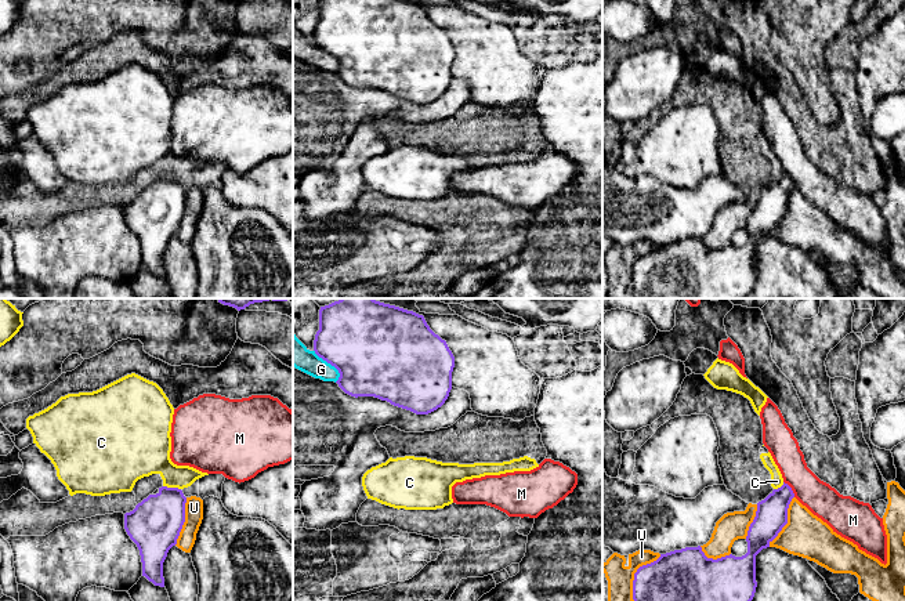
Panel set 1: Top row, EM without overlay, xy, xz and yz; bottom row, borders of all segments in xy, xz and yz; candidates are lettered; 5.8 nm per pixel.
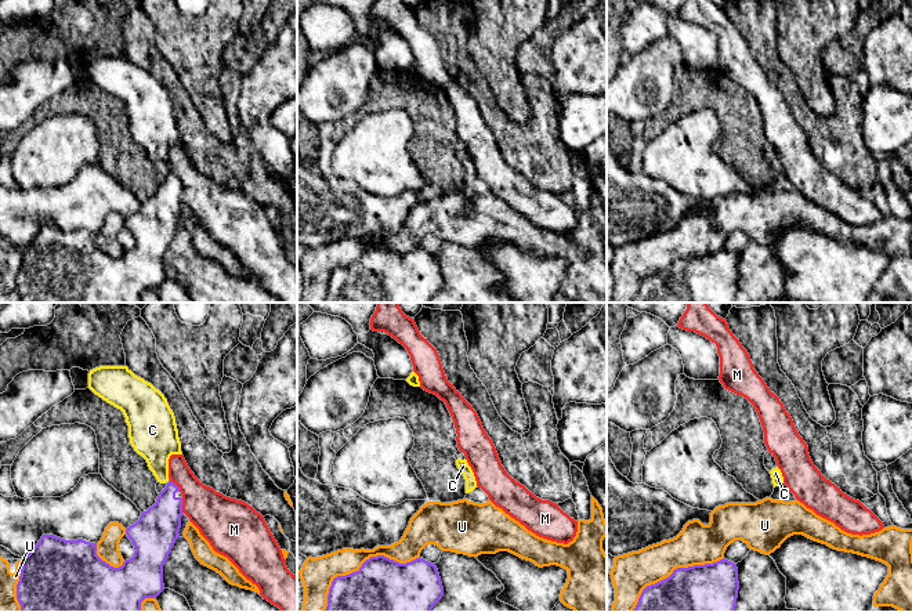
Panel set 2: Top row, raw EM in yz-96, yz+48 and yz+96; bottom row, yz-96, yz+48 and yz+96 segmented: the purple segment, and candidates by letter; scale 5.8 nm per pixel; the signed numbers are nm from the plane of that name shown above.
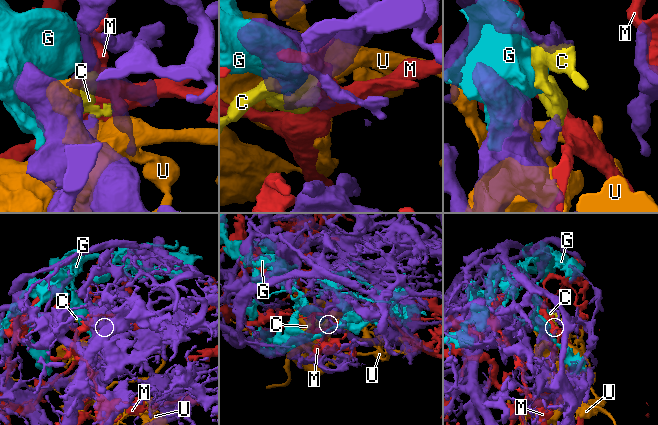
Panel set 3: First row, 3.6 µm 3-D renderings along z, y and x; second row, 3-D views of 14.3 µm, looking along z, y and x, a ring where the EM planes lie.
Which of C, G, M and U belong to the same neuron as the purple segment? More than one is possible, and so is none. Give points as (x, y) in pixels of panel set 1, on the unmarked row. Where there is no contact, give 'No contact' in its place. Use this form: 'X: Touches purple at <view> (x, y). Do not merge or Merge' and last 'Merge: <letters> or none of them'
C: Touches purple at xy (172, 178). Merge
G: Touches purple at xz (330, 54). Do not merge
M: Touches purple at yz (791, 180). Do not merge
U: Touches purple at yz (634, 267). Do not merge
Merge: C

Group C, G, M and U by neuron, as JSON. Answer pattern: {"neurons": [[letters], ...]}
{"neurons": [["C"], ["G"], ["M"], ["U"]]}

